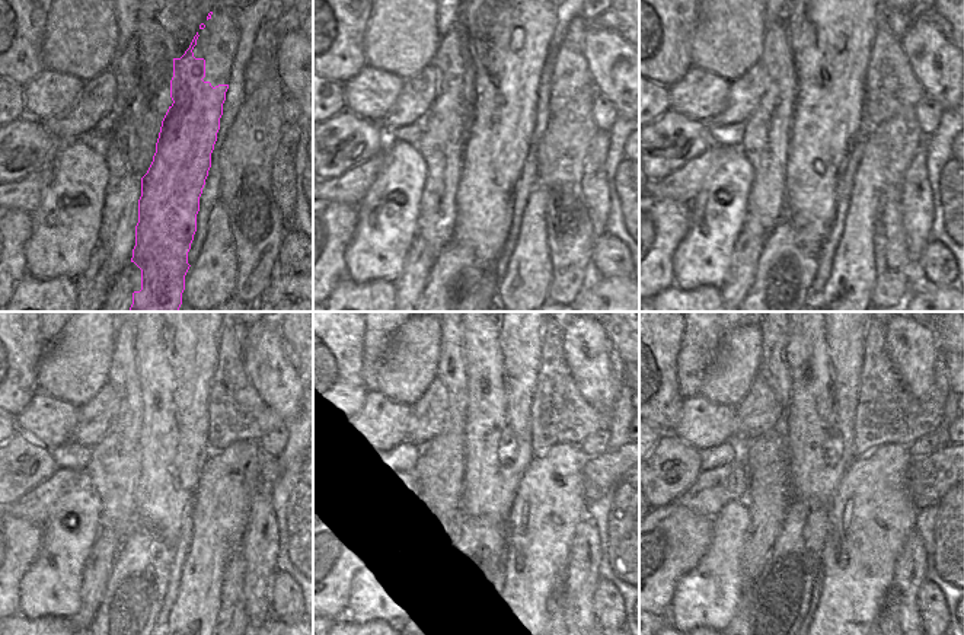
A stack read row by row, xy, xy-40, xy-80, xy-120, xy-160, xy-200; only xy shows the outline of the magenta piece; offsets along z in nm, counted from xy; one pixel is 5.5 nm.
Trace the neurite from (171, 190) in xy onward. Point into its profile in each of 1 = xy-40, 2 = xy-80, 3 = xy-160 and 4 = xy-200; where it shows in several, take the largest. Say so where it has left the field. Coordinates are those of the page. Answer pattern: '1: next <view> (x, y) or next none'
1: next xy-40 (498, 137)
2: next xy-80 (827, 123)
3: next xy-160 (497, 341)
4: next xy-200 (819, 424)

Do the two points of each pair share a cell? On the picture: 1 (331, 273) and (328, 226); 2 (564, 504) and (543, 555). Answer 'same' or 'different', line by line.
1: same
2: same

